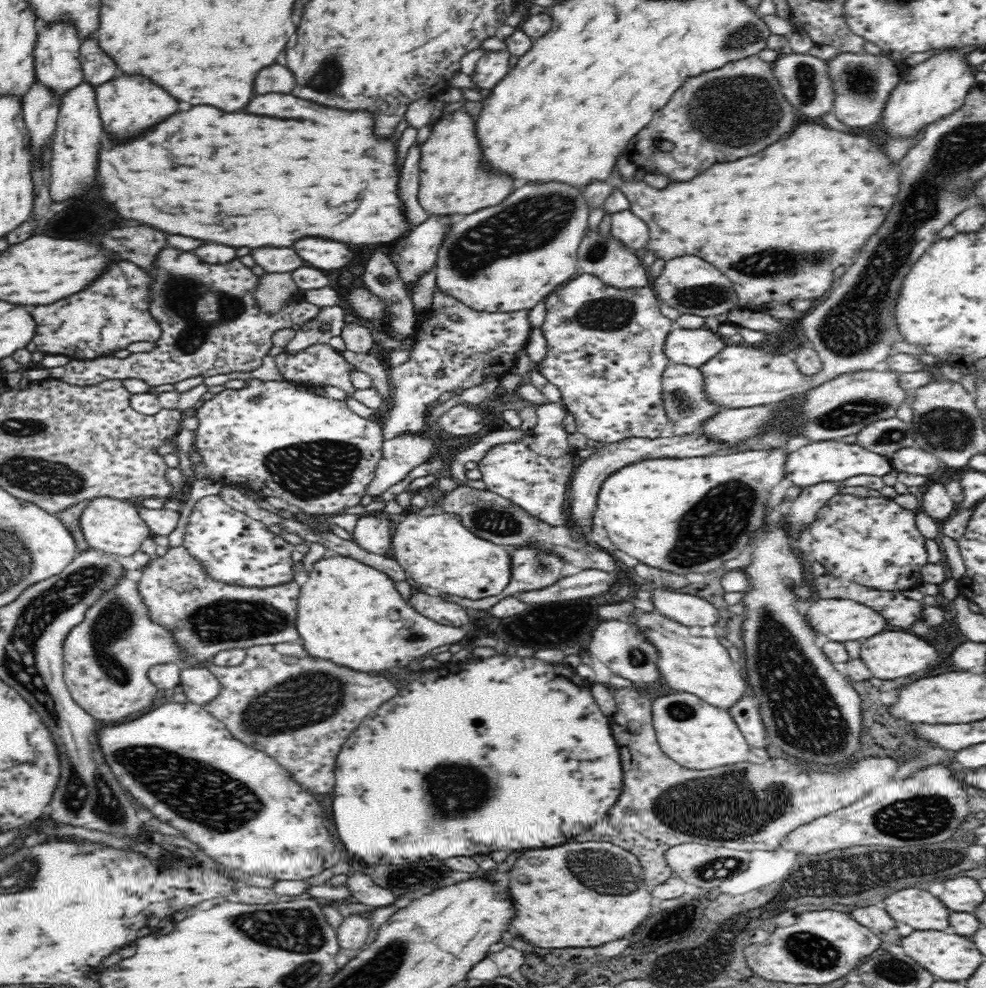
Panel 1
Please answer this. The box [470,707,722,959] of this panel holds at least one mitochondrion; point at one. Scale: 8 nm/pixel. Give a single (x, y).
(605, 872)

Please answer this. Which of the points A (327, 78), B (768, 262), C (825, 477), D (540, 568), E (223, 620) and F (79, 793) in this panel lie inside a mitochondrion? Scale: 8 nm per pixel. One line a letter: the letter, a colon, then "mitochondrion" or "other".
A: mitochondrion
B: mitochondrion
C: other
D: mitochondrion
E: mitochondrion
F: mitochondrion

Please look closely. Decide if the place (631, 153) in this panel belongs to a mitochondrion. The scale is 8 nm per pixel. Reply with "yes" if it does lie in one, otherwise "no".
no

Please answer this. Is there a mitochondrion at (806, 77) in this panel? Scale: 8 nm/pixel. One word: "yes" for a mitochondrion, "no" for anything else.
yes

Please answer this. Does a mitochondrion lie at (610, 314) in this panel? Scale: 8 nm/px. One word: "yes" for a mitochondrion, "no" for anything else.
yes

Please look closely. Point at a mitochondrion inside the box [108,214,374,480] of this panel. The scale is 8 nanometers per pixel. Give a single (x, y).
(182, 289)

